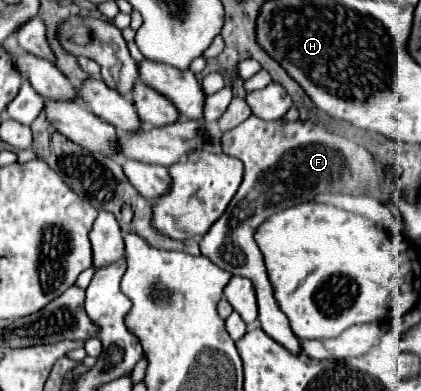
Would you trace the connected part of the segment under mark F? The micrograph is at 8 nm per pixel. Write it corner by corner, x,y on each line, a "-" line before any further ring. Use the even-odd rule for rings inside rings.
250,116
240,126
222,134
220,148
224,154
242,160
244,180
226,212
200,240
200,250
222,270
252,280
258,296
258,320
262,330
288,352
298,354
302,352
300,340
294,336
286,314
280,310
274,298
274,290
264,266
264,256
254,240
254,232
268,216
302,202
312,202
318,194
348,194
356,188
360,188
360,194
366,194
382,182
386,168
380,162
376,164
374,156
364,146
360,154
360,148
354,142
348,142
344,136
328,132
324,126
310,120
286,122
280,118
266,122
258,116

